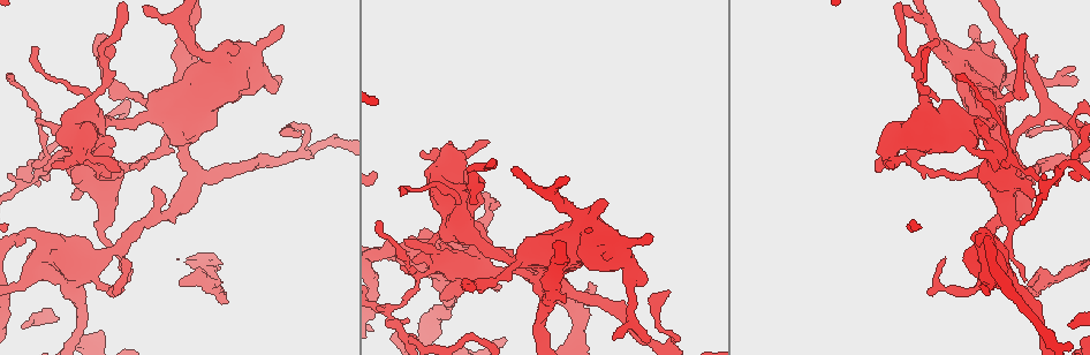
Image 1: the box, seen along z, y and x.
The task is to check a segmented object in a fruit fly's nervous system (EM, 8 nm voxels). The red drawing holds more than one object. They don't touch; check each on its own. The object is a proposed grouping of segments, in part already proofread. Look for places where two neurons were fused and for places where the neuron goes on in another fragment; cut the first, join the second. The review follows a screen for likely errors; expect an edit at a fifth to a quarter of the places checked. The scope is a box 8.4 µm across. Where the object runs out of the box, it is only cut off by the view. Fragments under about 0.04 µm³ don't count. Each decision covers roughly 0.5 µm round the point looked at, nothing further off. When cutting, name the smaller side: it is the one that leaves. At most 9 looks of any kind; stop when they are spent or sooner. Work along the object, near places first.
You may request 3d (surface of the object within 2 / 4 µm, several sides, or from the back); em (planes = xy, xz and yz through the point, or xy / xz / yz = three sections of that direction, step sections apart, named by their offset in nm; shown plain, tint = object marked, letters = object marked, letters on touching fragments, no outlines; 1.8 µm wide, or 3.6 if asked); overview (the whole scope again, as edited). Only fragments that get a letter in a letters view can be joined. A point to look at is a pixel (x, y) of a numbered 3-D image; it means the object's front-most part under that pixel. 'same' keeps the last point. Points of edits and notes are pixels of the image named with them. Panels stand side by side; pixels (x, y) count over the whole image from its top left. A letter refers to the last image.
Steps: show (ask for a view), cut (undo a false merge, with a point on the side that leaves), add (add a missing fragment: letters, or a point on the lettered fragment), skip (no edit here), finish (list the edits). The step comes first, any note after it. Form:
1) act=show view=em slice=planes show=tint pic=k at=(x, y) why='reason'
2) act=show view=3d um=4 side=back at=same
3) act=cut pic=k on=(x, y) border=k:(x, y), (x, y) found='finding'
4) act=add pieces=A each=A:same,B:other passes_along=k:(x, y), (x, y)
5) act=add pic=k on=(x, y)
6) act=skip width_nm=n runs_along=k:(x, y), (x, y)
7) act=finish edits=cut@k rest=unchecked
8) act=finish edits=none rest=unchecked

act=show view=em slice=xy step=4 show=tint pic=1 at=(86, 160) why='sudden change in width'

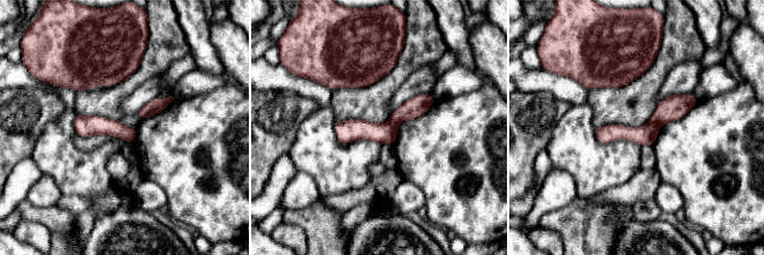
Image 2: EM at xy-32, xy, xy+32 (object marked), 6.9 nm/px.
act=show view=em slice=xy step=4 show=letters at=same why='see the neighbours'

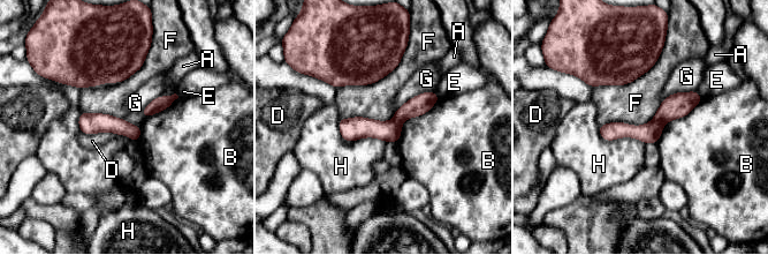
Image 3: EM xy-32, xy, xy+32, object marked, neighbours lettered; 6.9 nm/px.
act=skip longest_contact=F:550nm each=A:other,B:other,D:other,E:other,F:other,G:other,H:other border=3:(405, 49), (379, 80), (337, 88) found='all the same neuron'

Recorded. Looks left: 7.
act=show view=3d um=2 pic=1 at=(487, 343) why='abrupt turn'

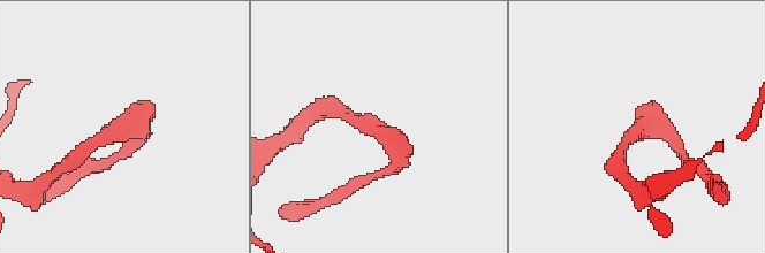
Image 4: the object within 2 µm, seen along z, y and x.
act=show view=em slice=xz step=16 show=tint pic=4 at=(633, 135) why='now the EM'

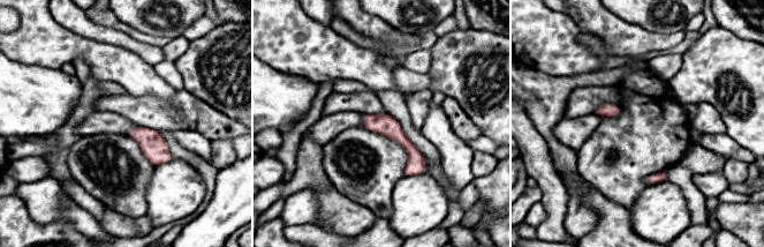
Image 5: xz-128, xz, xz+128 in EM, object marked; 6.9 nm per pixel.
act=show view=em slice=planes show=letters at=same why='another direction'

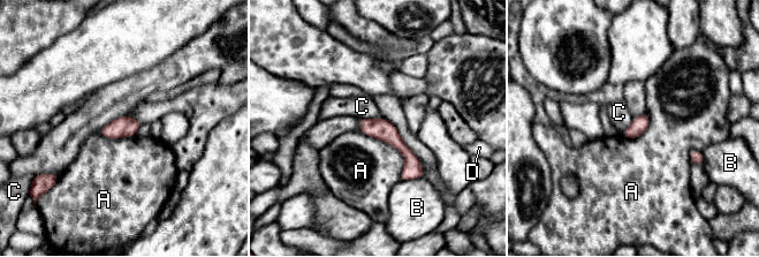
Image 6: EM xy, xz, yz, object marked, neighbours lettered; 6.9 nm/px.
act=skip width_nm=120 each=A:other,B:other,C:other,D:other border=6:(381, 116), (359, 119) found='continuous, no second neuron'

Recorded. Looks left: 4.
act=show view=3d um=4 pic=1 at=(183, 130) why='calibre changes'

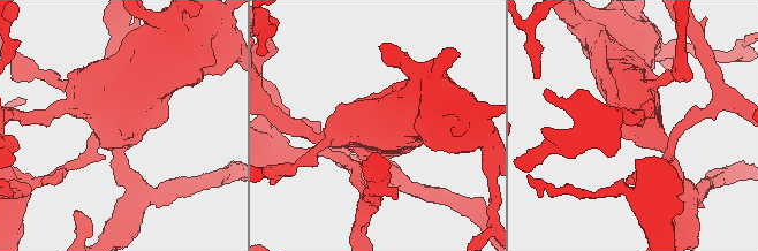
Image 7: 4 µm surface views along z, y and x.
act=show view=em slice=xy step=8 show=tint pic=7 at=(120, 125)

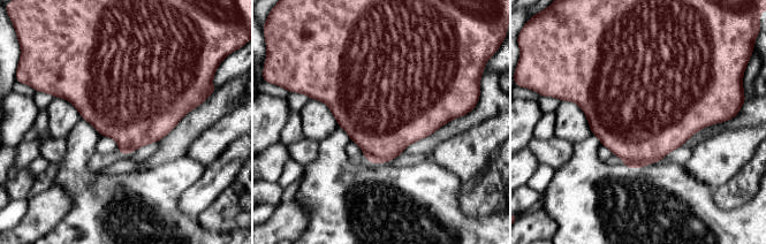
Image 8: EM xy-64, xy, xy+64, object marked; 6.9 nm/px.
act=show view=em slice=planes show=letters at=same why='another direction'

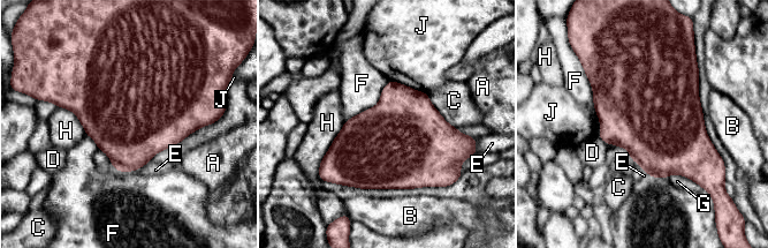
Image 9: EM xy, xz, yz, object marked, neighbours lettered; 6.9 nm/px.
act=skip width_nm=650 longest_contact=F:420nm each=A:other,B:other,C:other,D:other,E:other,F:other,G:other,H:other,J:other found='continuous, no second neuron'

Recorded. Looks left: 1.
act=finish edits=none rest=unchecked

